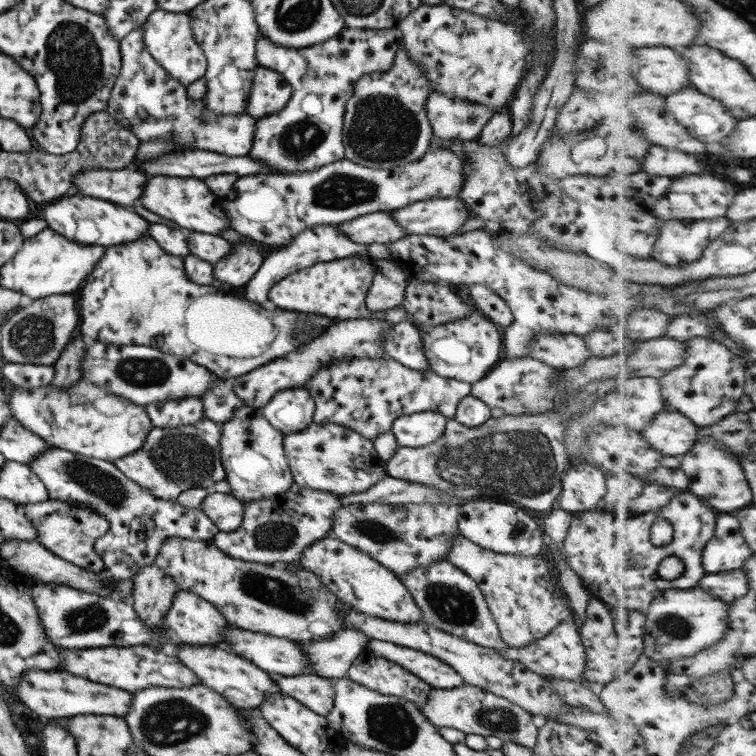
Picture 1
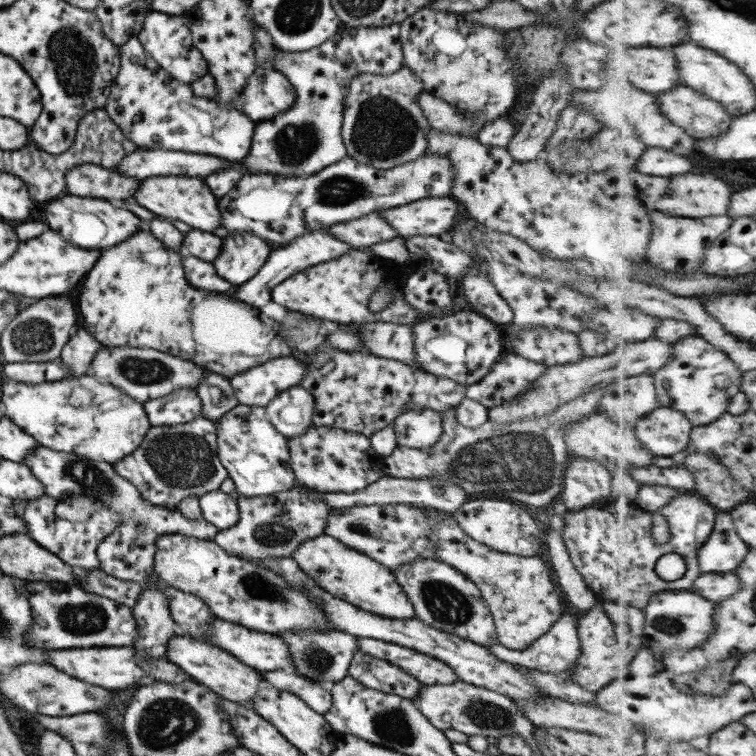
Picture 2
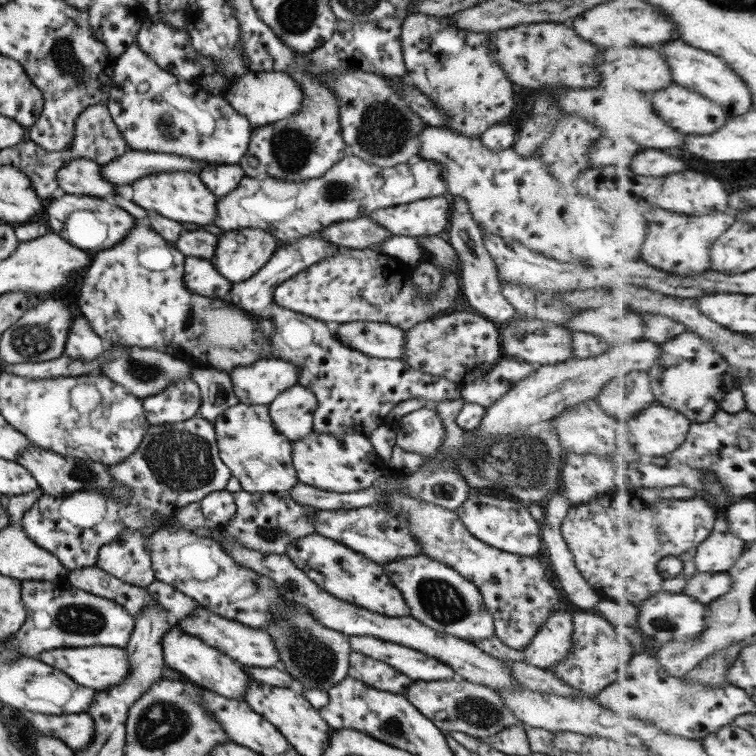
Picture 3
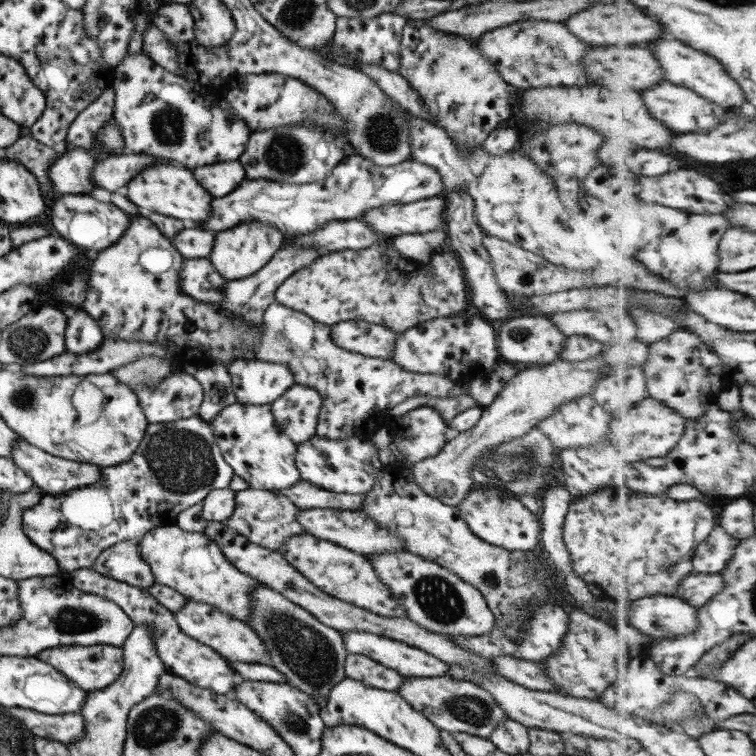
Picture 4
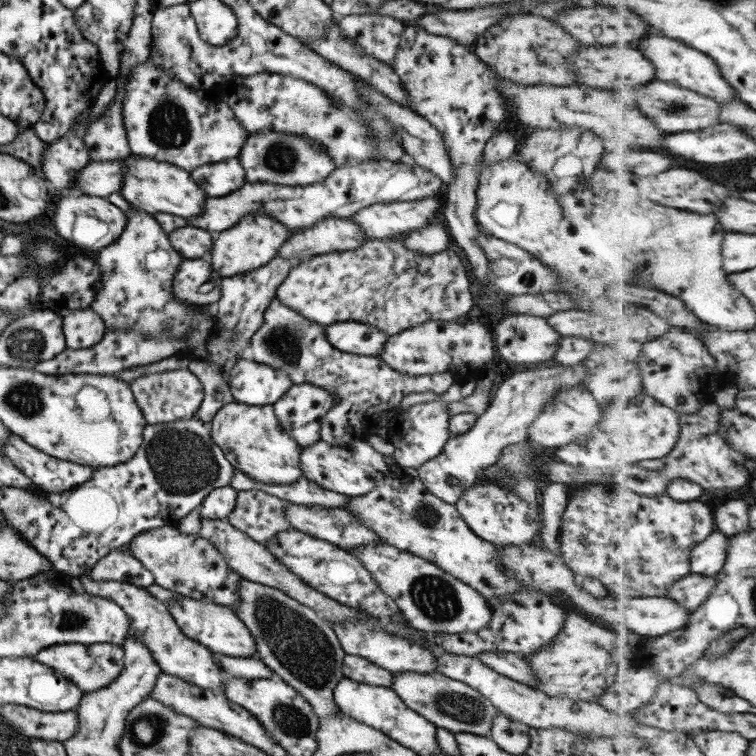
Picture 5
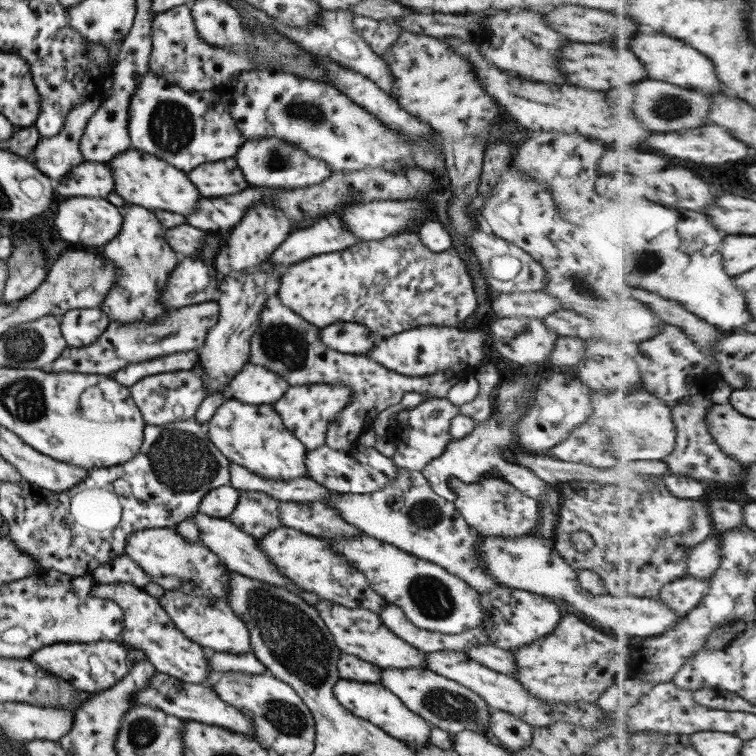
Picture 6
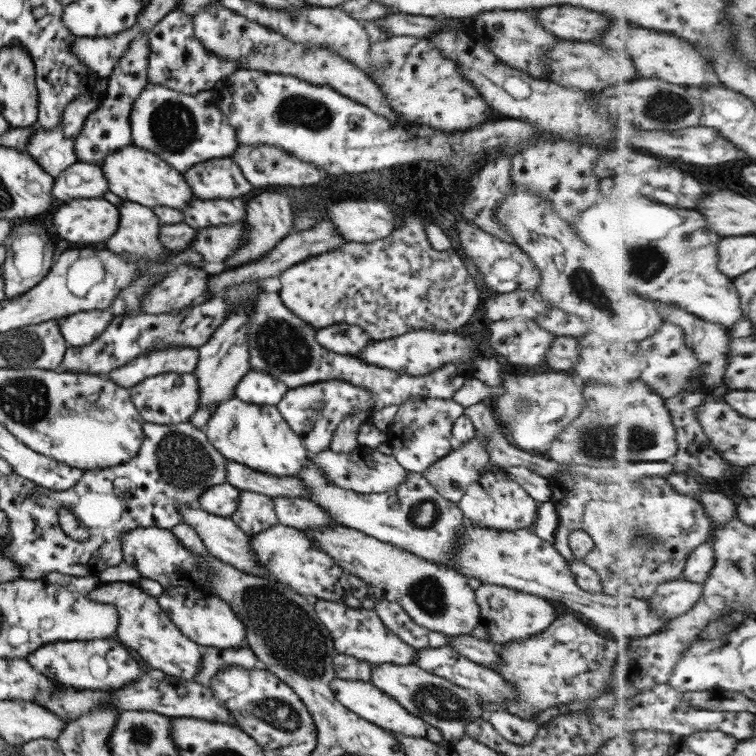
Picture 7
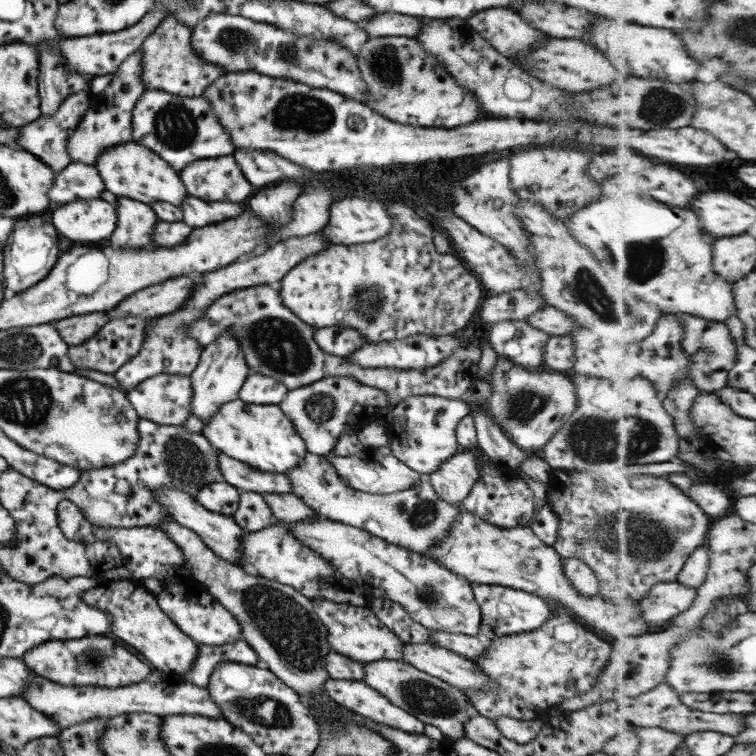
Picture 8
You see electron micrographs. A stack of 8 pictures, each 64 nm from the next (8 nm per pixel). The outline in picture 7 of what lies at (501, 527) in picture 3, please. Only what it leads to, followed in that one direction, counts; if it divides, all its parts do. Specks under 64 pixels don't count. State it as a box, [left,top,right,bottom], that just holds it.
[456,468,538,531]

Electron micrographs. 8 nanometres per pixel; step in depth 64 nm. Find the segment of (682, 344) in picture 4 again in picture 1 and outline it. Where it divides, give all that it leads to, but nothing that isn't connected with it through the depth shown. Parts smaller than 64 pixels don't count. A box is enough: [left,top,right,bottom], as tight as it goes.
[659,337,749,427]

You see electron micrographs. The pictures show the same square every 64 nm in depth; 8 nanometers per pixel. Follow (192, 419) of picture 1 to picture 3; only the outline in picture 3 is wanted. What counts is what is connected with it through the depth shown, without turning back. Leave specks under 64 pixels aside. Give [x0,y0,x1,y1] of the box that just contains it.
[141,380,201,425]

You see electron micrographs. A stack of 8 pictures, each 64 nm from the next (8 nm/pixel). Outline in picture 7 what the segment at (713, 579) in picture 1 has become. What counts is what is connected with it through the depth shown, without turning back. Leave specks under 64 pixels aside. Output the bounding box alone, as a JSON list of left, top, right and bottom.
[648,578,703,619]

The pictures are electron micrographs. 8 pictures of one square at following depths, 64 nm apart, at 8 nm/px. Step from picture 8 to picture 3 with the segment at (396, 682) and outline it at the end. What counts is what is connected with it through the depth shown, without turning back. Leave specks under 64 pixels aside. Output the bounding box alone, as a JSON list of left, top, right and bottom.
[403,678,527,740]

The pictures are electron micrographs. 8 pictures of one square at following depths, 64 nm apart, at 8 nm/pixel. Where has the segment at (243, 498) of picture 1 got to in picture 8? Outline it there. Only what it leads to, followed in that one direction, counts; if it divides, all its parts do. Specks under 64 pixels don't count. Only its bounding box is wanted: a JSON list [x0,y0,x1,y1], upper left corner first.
[201,399,306,475]

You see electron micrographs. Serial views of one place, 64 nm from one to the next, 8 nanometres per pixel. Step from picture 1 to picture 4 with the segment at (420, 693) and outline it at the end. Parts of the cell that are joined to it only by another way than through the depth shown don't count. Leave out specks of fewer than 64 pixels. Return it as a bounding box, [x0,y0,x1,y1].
[343,653,404,691]

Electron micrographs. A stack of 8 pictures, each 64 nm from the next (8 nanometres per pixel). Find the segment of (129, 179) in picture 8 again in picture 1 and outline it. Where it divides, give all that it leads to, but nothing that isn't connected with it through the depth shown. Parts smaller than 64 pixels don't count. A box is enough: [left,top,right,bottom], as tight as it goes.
[138,175,229,236]

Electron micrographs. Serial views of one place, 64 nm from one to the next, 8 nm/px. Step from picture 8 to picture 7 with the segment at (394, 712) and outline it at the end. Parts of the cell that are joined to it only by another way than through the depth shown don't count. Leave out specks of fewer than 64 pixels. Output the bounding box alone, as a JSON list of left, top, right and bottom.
[329,677,427,738]

